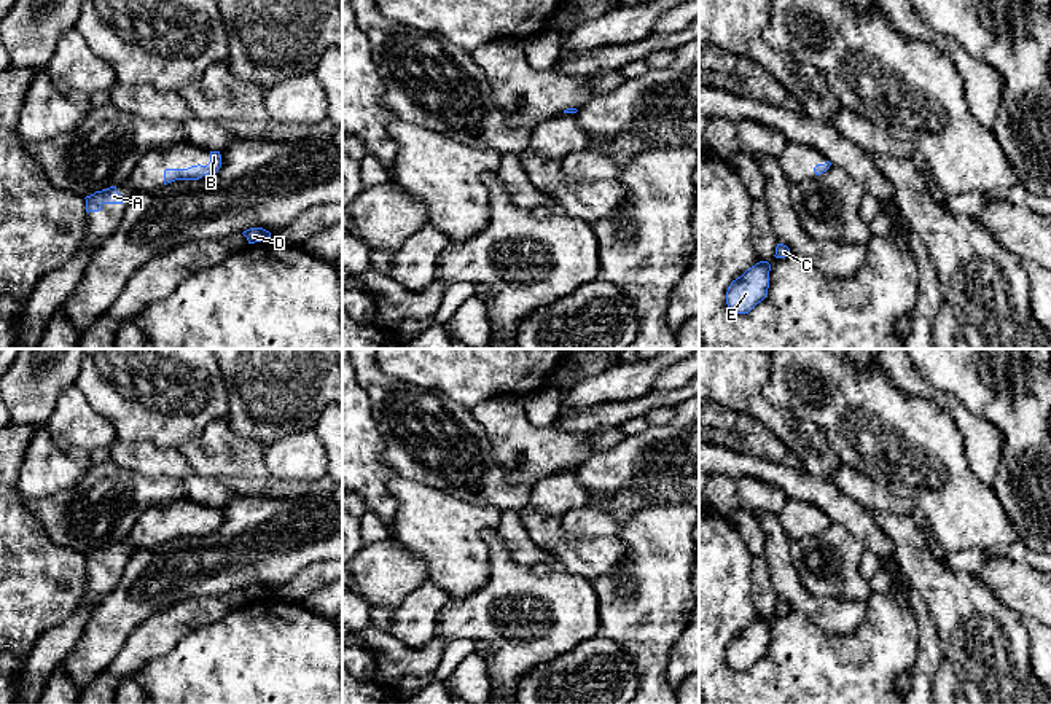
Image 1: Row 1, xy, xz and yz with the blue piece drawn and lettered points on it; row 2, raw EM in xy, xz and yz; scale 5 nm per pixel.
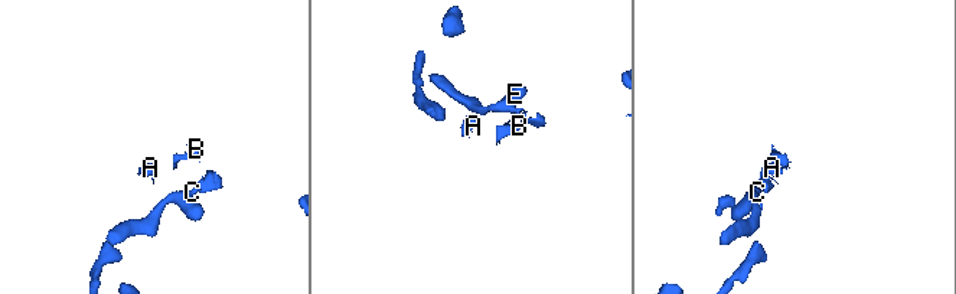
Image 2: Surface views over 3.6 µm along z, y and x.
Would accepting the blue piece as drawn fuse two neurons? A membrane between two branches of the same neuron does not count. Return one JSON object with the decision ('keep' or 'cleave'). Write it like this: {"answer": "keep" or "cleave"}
{"answer": "keep"}

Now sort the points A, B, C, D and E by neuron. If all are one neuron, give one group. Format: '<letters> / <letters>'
A B C D E

